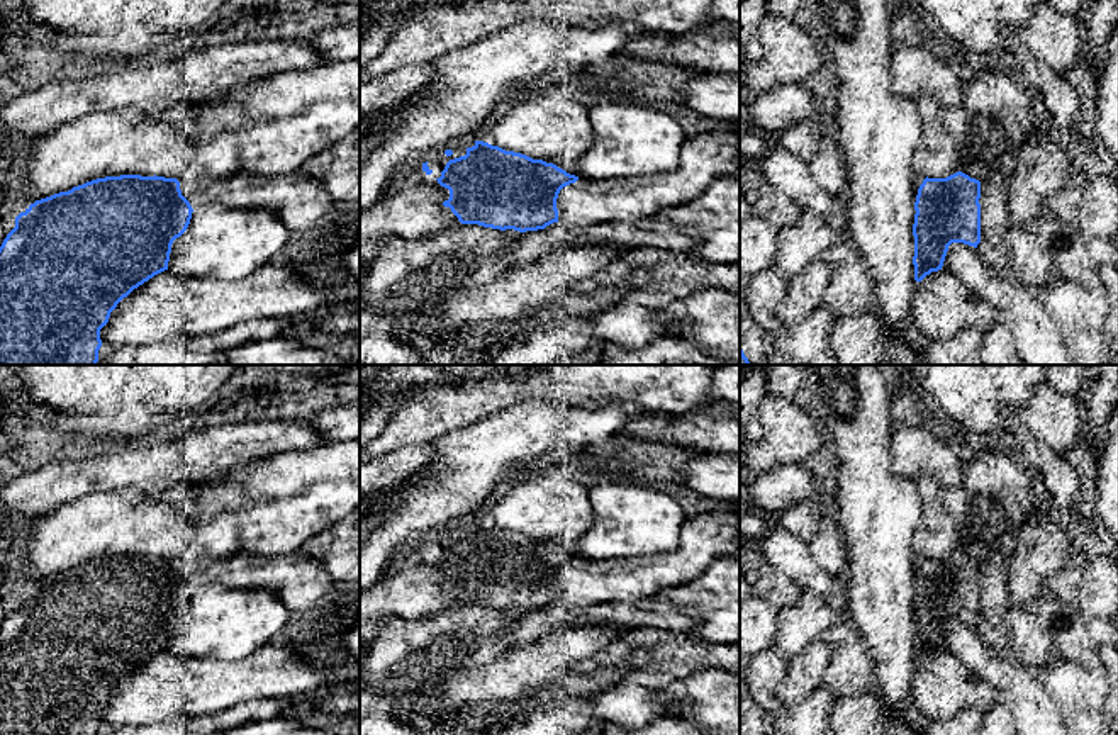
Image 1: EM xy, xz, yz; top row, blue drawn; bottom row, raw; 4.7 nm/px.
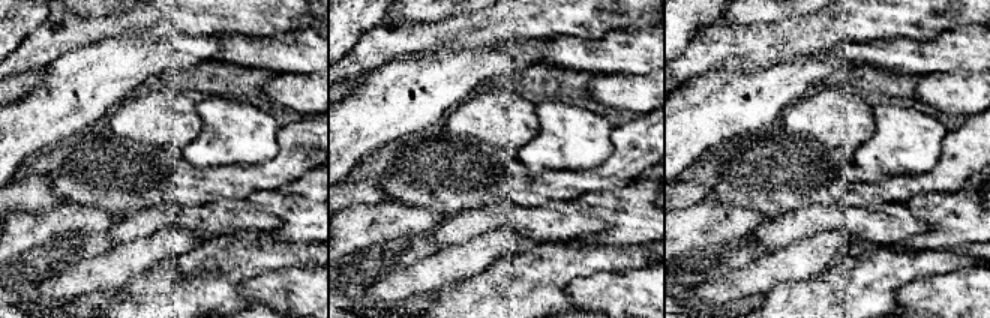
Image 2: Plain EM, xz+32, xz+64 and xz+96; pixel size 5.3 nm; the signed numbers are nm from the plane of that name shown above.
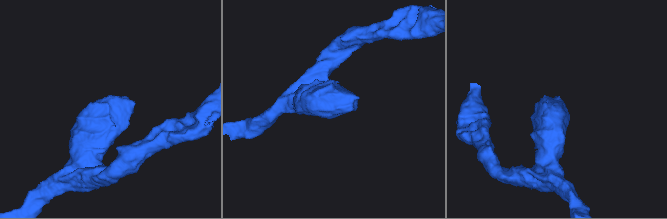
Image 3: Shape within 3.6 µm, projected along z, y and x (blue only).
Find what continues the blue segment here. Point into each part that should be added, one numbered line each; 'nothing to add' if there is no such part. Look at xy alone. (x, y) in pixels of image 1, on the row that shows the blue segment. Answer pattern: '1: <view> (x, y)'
1: xy (301, 202)

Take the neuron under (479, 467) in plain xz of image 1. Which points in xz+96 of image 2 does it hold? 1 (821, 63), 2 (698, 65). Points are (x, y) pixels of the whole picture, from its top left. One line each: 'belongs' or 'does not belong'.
1: belongs
2: does not belong

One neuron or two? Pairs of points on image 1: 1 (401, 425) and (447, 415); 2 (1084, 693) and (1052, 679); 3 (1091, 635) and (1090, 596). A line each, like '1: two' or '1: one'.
1: one
2: one
3: two

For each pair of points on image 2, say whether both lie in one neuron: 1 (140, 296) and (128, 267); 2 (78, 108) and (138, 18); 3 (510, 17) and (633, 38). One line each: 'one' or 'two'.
1: two
2: two
3: two

